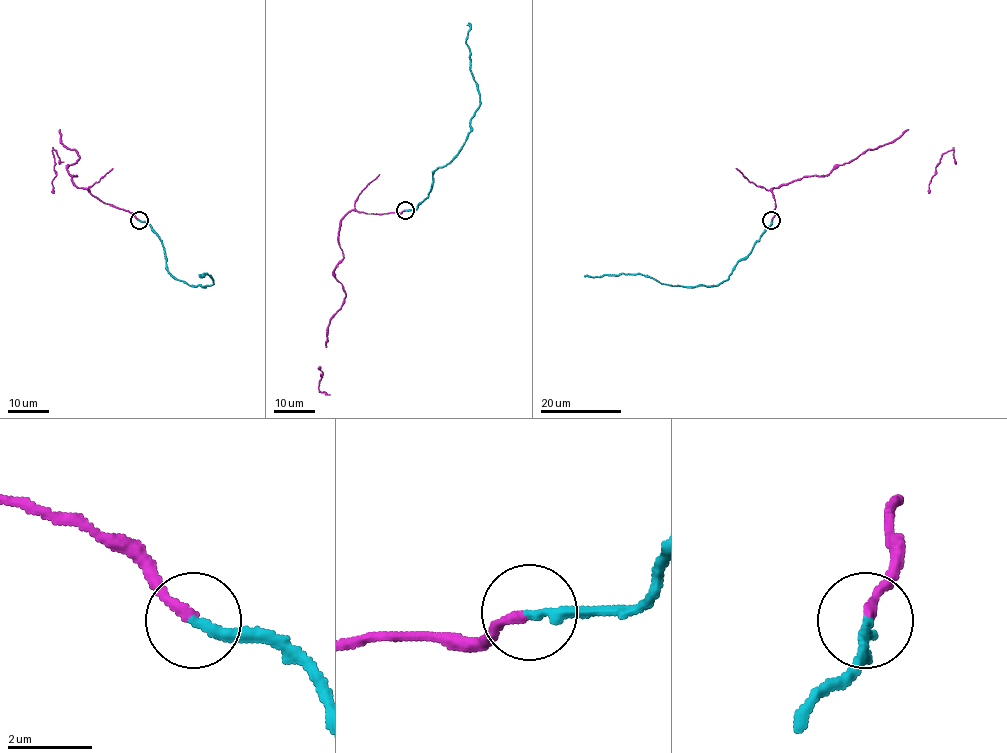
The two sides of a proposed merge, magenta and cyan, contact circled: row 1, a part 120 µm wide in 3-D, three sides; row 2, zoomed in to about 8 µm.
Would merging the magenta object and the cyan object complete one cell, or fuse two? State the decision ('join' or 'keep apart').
join

